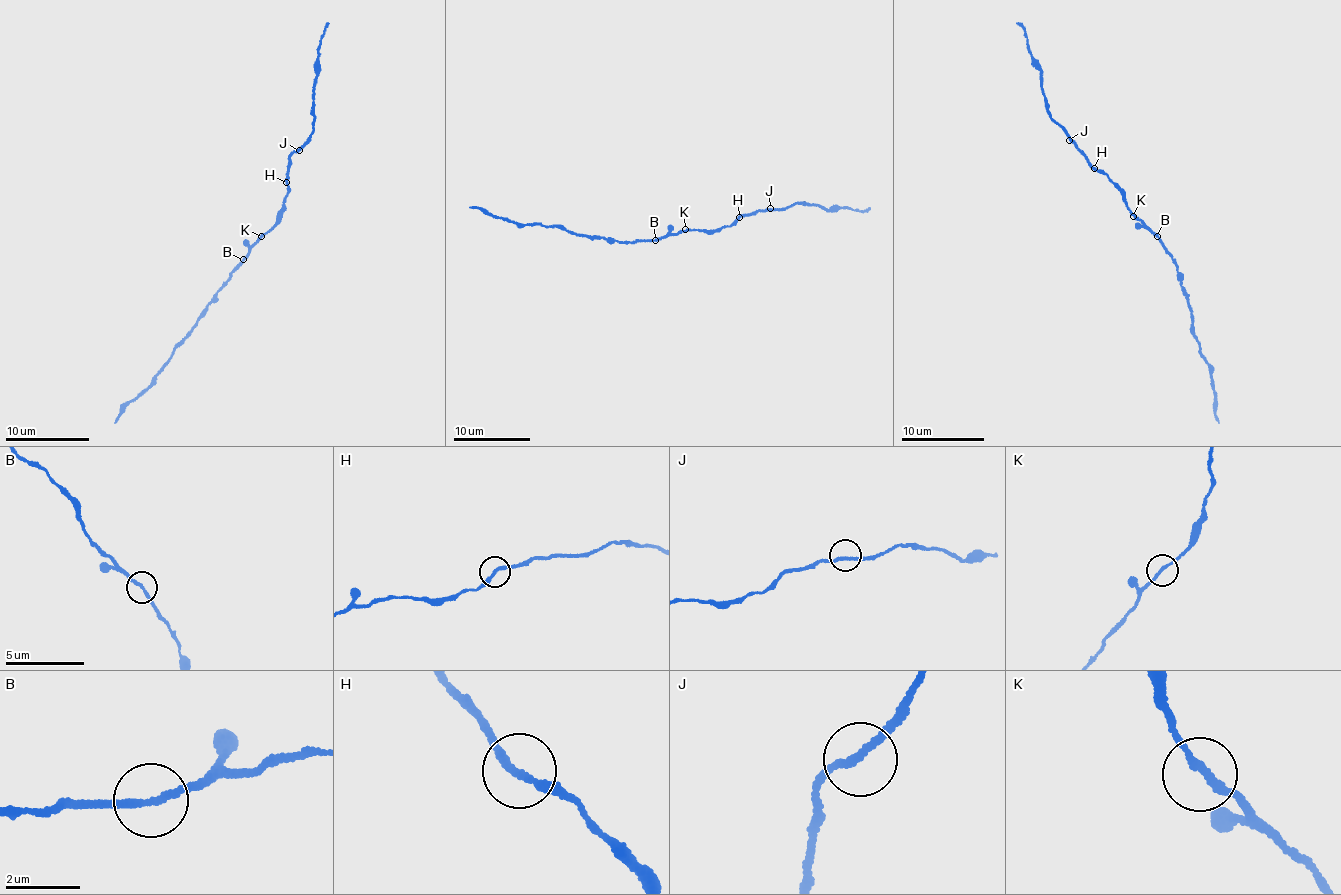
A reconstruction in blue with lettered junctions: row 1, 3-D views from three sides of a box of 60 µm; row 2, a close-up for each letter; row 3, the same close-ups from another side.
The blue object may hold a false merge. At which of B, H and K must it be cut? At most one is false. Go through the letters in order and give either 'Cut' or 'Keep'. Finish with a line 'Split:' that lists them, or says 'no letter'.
B: Keep
H: Keep
K: Keep
Split: no letter

